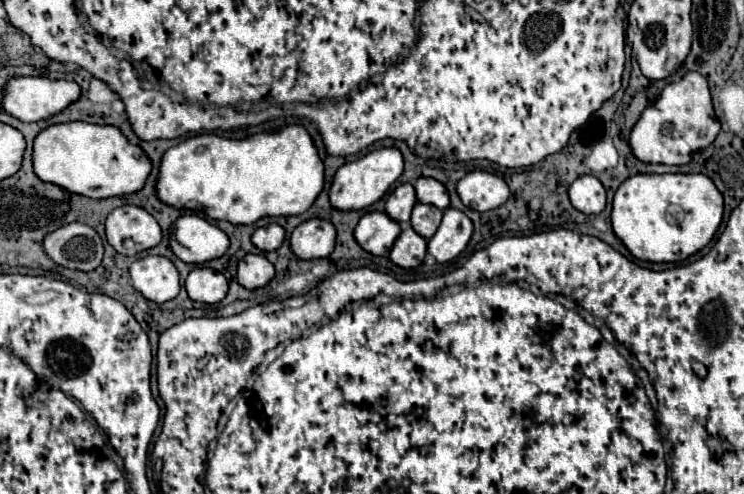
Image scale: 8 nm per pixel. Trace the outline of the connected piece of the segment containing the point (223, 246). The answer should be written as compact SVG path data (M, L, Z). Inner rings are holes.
M199 215L179 217L169 243L181 261L195 265L217 259L229 249L229 237Z

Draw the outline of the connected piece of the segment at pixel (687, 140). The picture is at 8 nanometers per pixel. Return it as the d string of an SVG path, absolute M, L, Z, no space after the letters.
M689 71L679 83L669 83L661 91L659 99L643 111L631 131L629 143L633 155L645 163L685 165L695 151L709 147L719 131L721 123L717 121L713 111L707 79L701 73Z

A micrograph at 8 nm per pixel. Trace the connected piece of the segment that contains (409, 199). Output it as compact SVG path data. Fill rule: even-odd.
M401 183L387 199L387 215L393 217L395 221L407 225L409 223L409 217L411 217L411 211L417 203L417 197L415 197L415 189L411 183Z

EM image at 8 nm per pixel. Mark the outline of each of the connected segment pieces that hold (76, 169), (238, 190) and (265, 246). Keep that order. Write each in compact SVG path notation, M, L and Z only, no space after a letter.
M83 121L51 125L41 131L33 145L33 167L39 179L93 199L137 193L143 189L153 169L149 157L139 145L129 143L121 129L115 129L113 125L89 125Z
M285 125L277 131L261 131L245 139L229 139L205 133L181 141L161 159L157 195L163 203L177 209L205 213L213 219L231 221L233 225L251 225L261 217L287 217L305 213L323 191L323 183L325 165L311 135L301 125Z
M269 223L265 227L259 227L253 233L253 243L261 251L275 251L275 249L279 249L283 239L285 239L285 229L281 225L277 225L277 223Z

